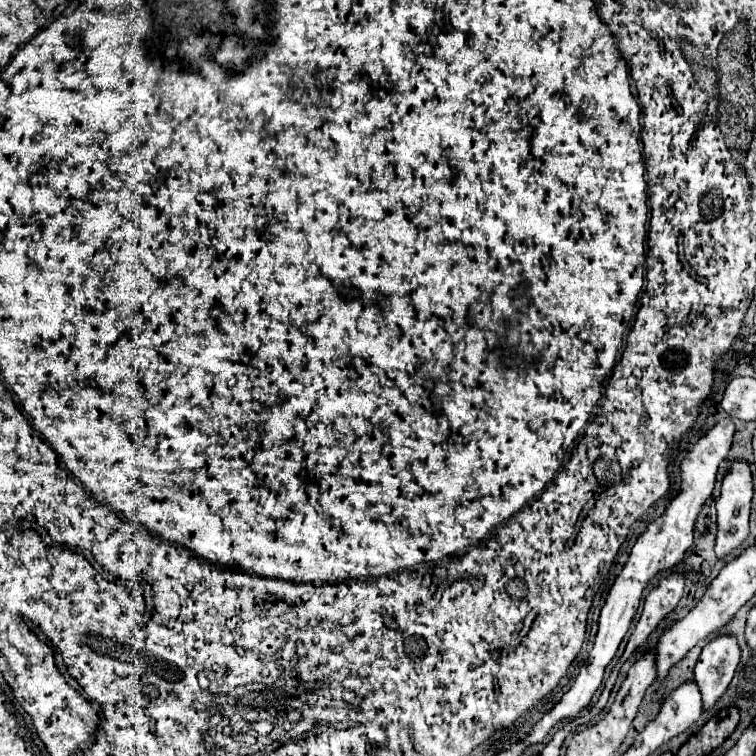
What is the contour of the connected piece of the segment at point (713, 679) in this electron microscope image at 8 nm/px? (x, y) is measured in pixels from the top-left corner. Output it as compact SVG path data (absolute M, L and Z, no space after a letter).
M722 634L702 648L694 668L694 680L700 686L704 708L712 708L728 688L740 662L740 646L736 636Z

